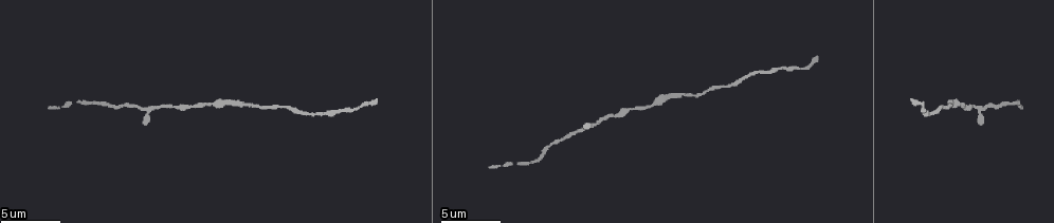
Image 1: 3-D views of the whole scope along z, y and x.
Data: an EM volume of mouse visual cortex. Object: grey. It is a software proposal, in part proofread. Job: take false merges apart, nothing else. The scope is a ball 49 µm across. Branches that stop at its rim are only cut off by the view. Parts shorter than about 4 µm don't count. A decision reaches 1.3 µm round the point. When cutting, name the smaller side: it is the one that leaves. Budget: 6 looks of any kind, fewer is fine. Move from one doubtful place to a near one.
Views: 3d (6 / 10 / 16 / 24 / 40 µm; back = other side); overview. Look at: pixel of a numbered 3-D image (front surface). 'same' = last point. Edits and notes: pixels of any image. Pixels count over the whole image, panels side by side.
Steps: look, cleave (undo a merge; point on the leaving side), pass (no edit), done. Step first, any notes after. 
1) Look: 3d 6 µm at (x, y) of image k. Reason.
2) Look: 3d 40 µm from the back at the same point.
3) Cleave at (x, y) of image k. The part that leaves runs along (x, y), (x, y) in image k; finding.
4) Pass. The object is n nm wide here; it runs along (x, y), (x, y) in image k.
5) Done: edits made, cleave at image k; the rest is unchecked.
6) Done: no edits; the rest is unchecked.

Look: 3d 10 µm at (135, 108) of image 1. Thick turns thin.

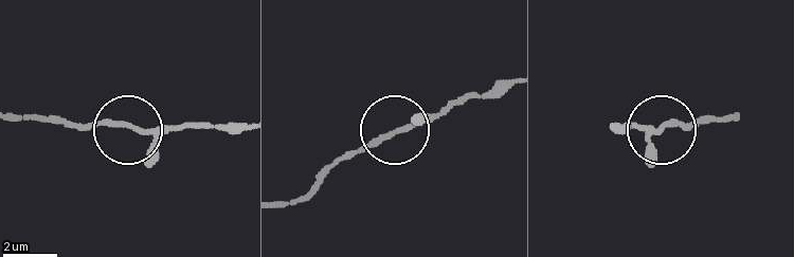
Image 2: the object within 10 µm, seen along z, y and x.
Pass. The object is 180 nm wide here; it runs along (610, 128), (710, 121) in image 2; all the same neuron.

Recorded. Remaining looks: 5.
Look: 3d 16 µm at (655, 102) of image 1.

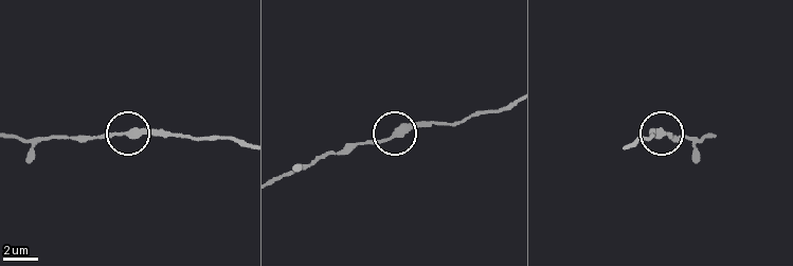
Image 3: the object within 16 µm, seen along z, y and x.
Pass. The object is 290 nm wide here; it runs along (124, 135), (177, 135) in image 3; all the same neuron.

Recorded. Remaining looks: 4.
Look: 3d 10 µm at (753, 73) of image 1. Narrows sharply.

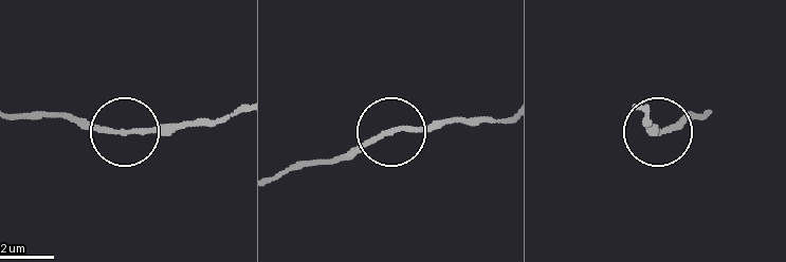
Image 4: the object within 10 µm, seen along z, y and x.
Pass. It runs along (708, 112), (666, 130), (649, 123) in image 4; all the same neuron.

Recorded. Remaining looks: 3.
Done: no edits; the rest is unchecked.

